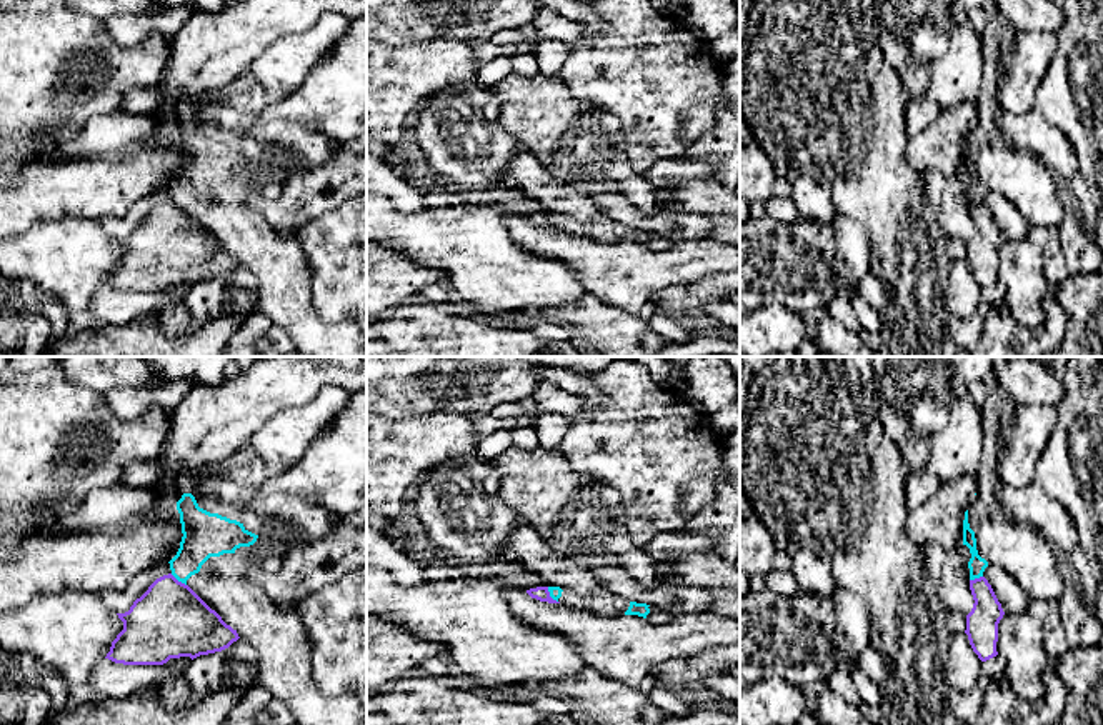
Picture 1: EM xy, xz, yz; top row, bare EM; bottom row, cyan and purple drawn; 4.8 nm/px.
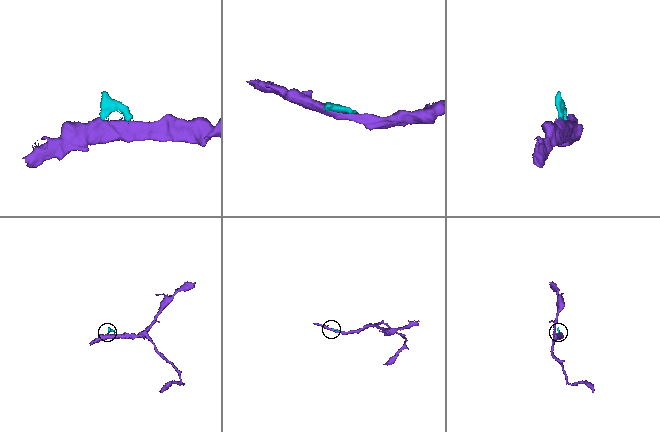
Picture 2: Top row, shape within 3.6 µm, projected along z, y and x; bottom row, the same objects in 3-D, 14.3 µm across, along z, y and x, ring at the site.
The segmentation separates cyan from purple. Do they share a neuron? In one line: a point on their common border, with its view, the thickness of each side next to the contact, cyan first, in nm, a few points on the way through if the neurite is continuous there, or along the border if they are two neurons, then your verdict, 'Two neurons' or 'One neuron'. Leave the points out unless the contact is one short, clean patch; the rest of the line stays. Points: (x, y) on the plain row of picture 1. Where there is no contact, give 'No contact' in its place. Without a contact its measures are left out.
Touches cyan at xy (179, 207). Thickness 200 nm (cyan) against 360 nm. Two neurons

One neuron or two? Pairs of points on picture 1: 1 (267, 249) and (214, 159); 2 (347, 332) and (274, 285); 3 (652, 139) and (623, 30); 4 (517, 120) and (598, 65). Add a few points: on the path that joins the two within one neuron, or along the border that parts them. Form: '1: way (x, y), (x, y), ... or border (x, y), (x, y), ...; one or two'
1: way (245, 227), (224, 205), (214, 190), (214, 180); one
2: way (329, 332), (320, 332), (292, 304); one
3: way (647, 112), (647, 70), (643, 57); one
4: border (557, 75), (575, 97), (600, 107); two

